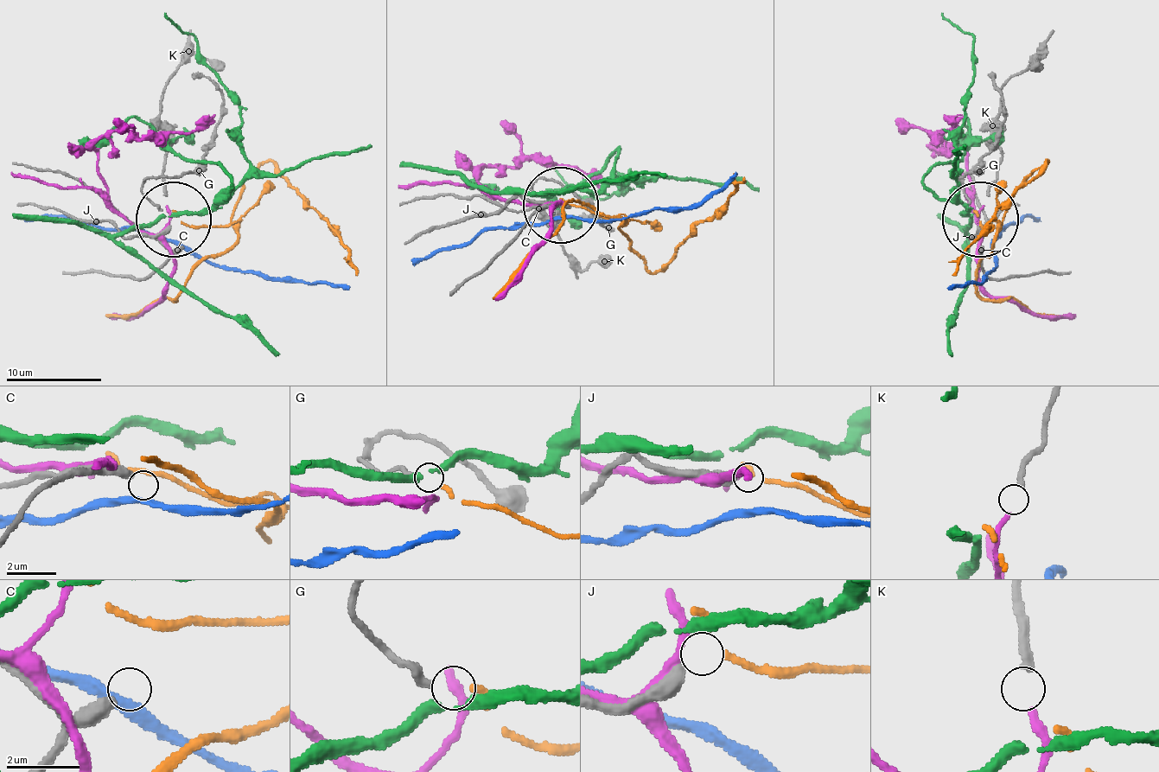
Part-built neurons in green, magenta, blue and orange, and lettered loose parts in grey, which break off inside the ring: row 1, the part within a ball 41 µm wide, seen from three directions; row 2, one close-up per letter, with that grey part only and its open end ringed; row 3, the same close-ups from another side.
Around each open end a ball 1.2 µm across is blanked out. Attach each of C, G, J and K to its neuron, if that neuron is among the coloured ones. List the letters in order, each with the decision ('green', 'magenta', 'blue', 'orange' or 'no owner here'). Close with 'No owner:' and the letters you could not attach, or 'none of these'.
C: no owner here
G: orange
J: no owner here
K: magenta
No owner: C, J

